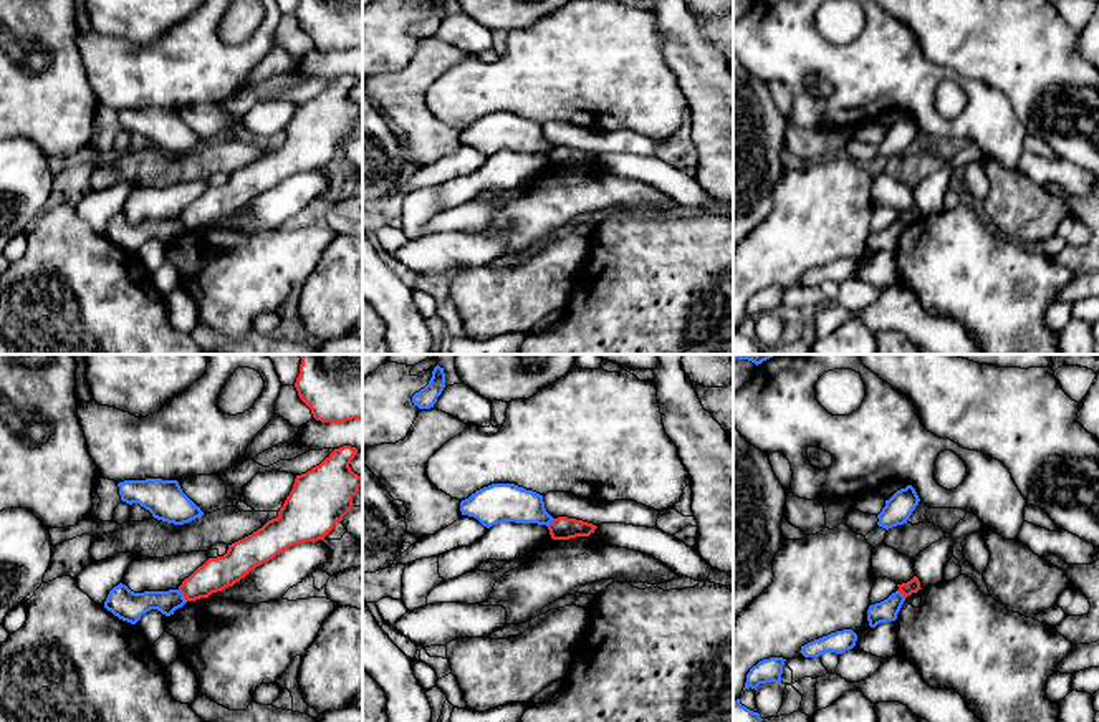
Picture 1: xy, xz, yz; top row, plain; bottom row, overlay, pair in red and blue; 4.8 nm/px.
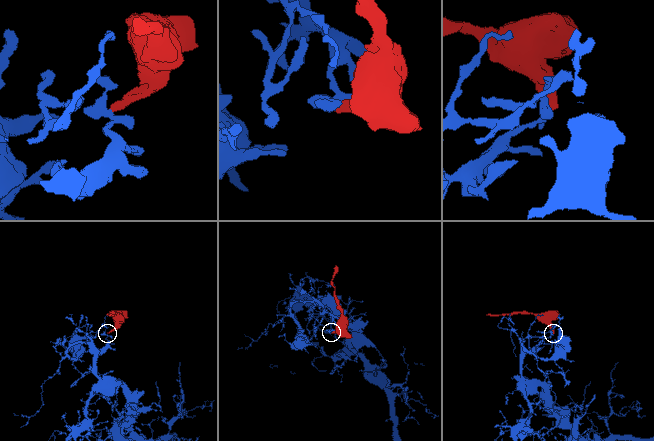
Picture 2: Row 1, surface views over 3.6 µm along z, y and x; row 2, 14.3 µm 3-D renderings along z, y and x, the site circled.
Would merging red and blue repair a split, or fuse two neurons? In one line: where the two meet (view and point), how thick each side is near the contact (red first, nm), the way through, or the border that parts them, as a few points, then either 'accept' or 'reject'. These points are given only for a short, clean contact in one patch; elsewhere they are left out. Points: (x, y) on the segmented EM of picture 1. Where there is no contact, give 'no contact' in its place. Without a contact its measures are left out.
meets red in xy at (182, 593); 160 nm thick on the red side, 130 nm on the other; border along xy (177, 590), (187, 600); reject

